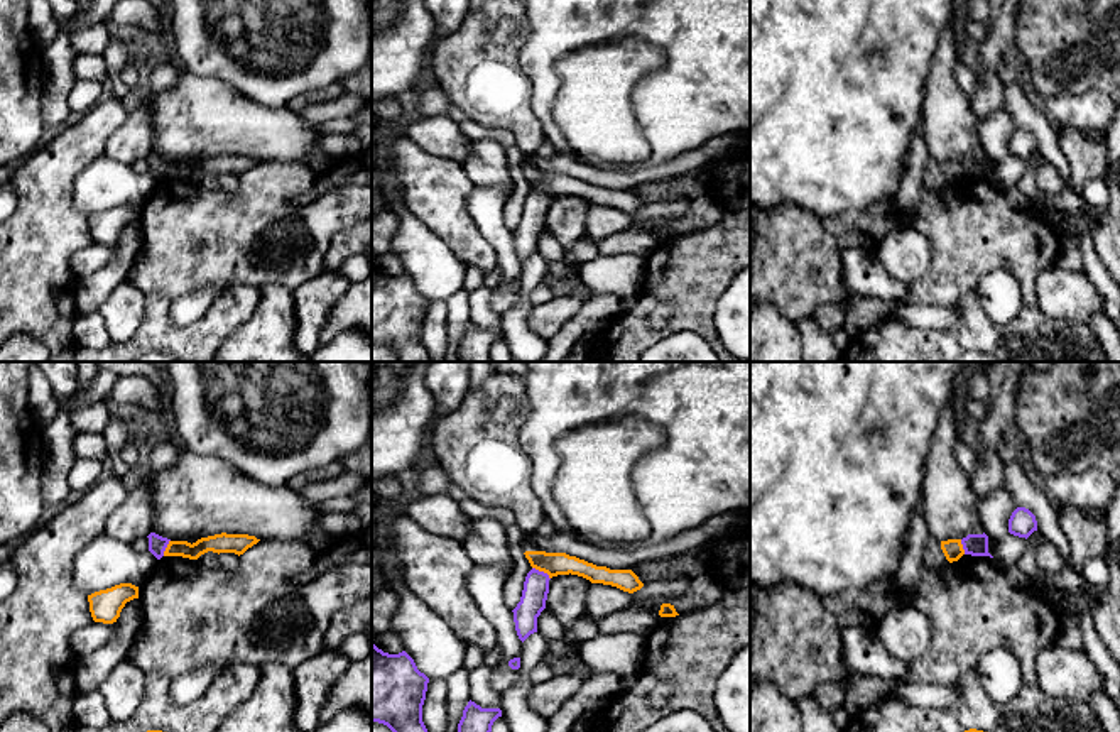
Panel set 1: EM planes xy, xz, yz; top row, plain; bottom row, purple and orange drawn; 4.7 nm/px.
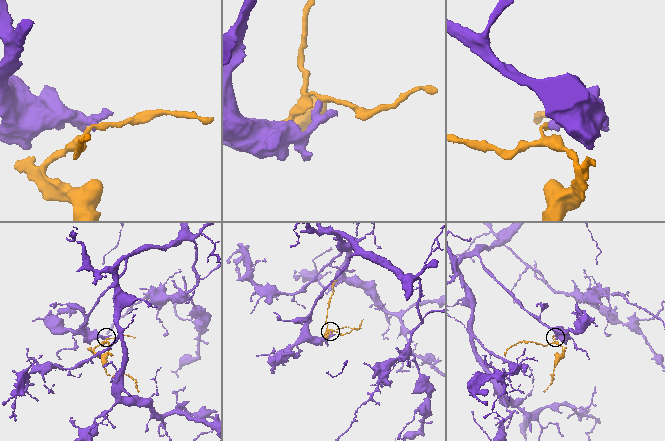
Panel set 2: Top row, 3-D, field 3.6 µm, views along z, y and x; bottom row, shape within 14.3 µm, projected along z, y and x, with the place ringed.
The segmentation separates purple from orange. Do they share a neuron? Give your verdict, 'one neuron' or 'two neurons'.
two neurons

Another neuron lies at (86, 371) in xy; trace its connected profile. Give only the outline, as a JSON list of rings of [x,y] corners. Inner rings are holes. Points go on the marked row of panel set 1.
[[[78,362],[78,385],[76,389],[86,389],[98,372],[96,362]]]

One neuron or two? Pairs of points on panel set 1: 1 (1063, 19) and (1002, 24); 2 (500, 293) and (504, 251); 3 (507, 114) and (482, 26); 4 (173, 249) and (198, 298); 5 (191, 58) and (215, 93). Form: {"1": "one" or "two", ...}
{"1": "two", "2": "one", "3": "one", "4": "two", "5": "two"}

